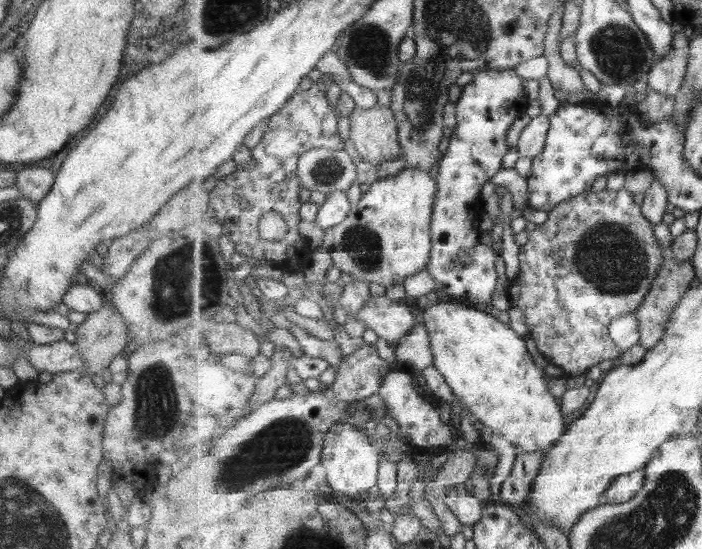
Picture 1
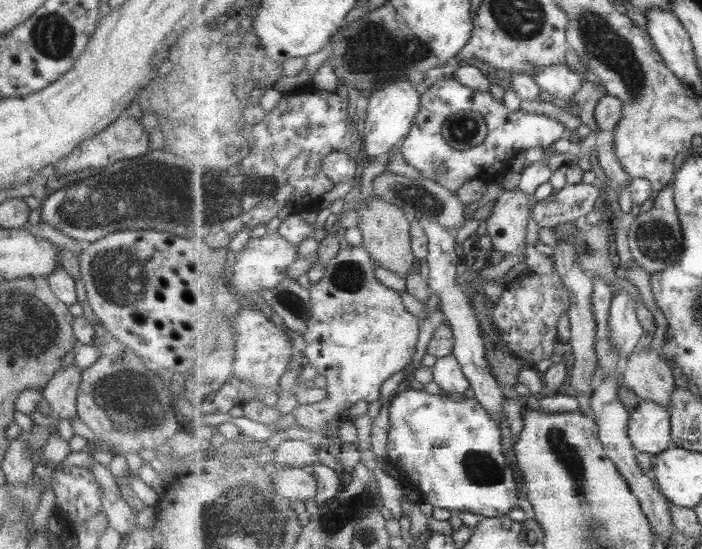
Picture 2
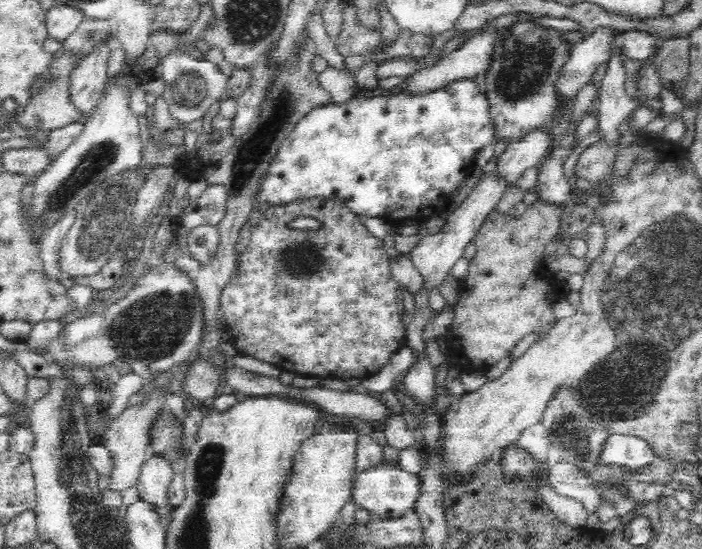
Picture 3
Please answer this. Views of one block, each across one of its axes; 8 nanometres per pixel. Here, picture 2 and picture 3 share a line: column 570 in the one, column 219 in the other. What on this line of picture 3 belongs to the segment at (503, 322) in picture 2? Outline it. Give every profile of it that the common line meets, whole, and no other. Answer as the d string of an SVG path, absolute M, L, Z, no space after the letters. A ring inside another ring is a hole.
M314 198L306 202L288 204L285 207L271 207L251 229L251 239L248 246L237 257L238 266L235 266L228 282L221 288L219 296L219 309L225 330L229 334L229 342L242 354L262 362L278 367L281 372L298 373L300 376L316 378L360 378L366 380L375 376L384 368L394 353L405 343L405 320L401 301L398 298L398 289L401 286L391 275L391 259L384 250L382 239L374 237L363 222L364 219L350 212L342 203L332 198ZM296 218L315 218L320 221L320 227L314 229L294 229L288 224Z

